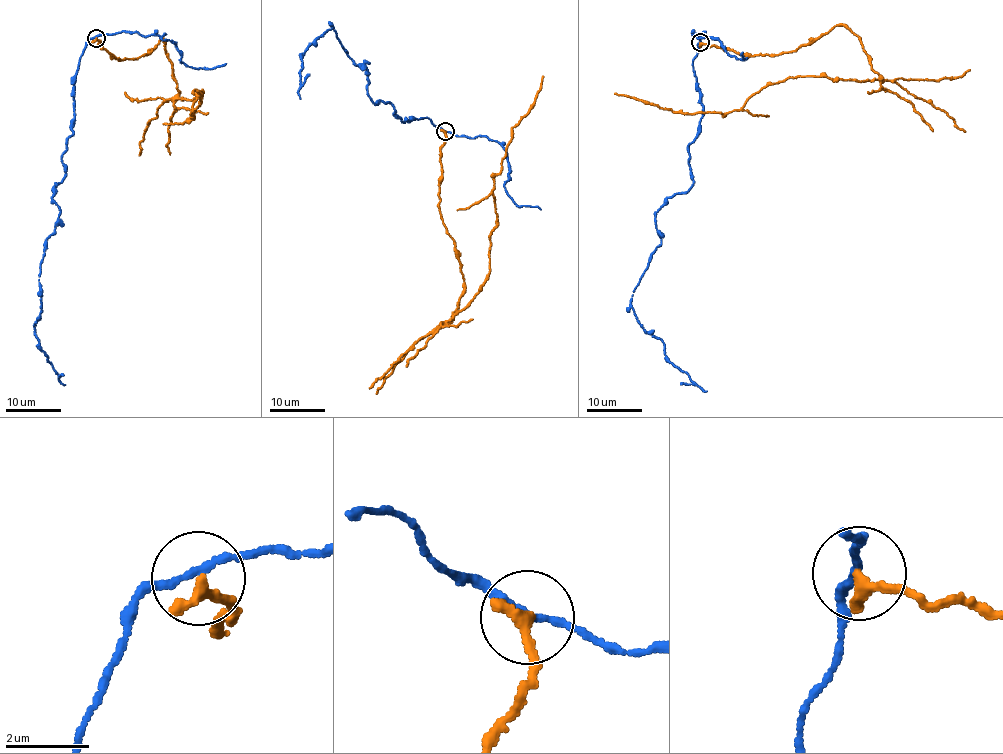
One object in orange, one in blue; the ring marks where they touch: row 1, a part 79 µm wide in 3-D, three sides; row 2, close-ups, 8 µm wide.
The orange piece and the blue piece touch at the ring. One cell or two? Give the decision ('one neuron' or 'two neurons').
two neurons

